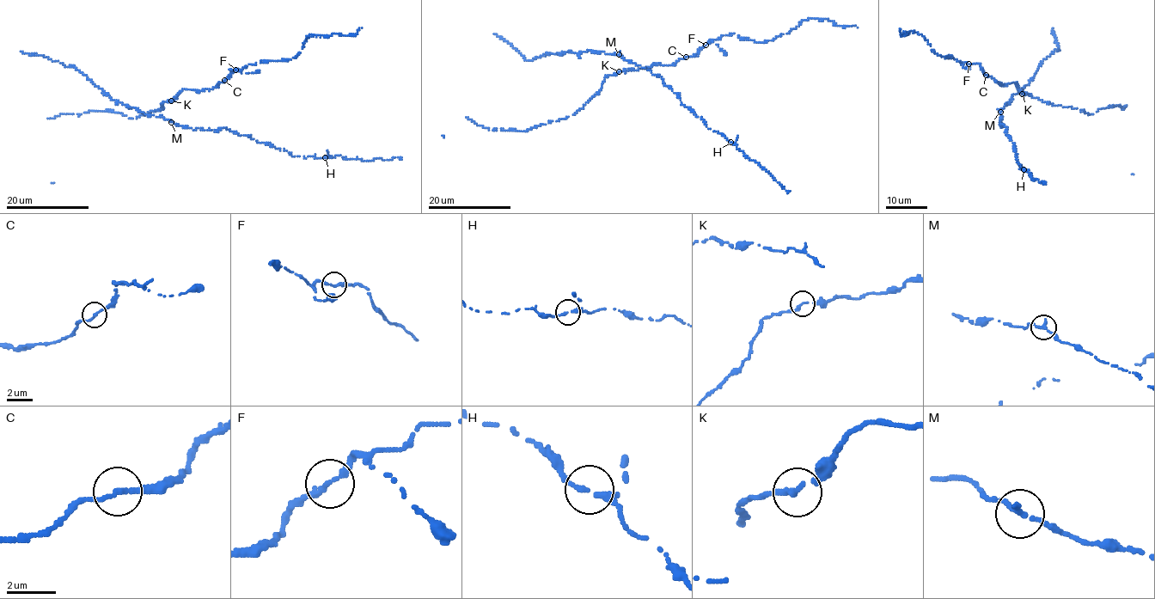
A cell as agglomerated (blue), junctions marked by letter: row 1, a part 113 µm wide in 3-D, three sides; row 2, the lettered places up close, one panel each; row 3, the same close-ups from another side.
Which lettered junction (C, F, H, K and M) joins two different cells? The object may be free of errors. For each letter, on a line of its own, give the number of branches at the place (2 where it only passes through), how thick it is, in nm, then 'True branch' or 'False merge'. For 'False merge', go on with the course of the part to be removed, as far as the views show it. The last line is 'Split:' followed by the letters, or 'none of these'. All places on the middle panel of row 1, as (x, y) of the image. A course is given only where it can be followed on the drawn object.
C: Branches: 2. Thickness 220 nm. True branch
F: Branches: 2. Thickness 240 nm. True branch
H: Branches: 2. Thickness 240 nm. True branch
K: Branches: 2. Thickness 200 nm. True branch
M: Branches: 2. Thickness 260 nm. True branch
Split: none of these

